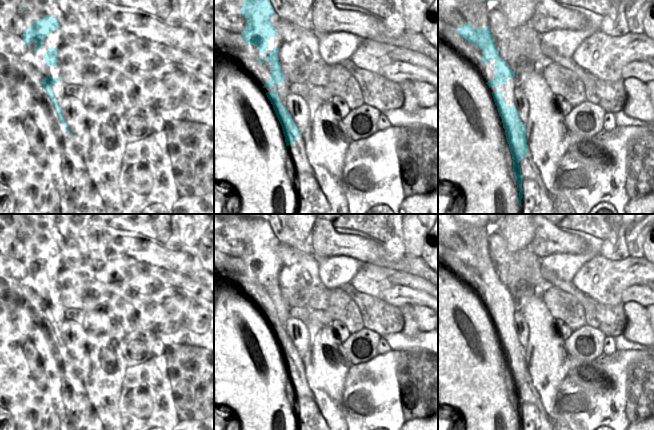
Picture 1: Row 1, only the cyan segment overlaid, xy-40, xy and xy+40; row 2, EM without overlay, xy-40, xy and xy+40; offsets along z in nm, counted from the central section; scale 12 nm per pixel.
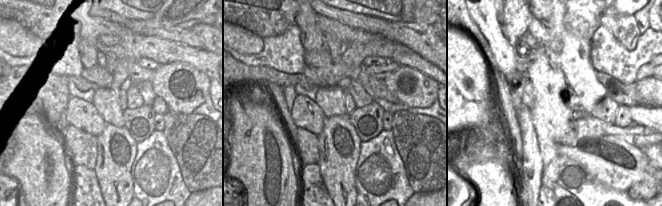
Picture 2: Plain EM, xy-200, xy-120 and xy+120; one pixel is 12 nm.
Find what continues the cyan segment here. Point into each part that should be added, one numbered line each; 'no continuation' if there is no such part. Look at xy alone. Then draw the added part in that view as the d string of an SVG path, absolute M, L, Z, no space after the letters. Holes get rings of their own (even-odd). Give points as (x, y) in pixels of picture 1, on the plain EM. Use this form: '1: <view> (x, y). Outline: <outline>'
no continuation

